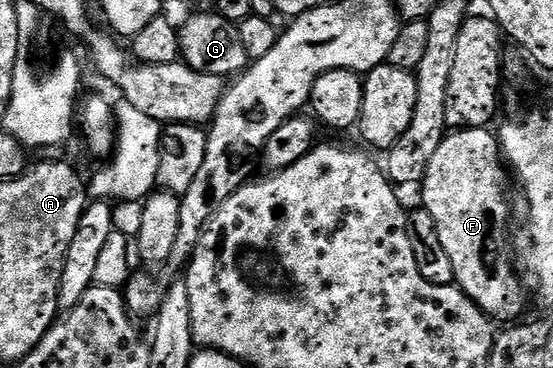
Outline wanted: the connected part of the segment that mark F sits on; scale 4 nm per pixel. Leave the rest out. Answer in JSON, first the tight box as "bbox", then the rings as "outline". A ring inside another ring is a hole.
{"bbox":[419,128,525,324],"outline":[[[470,128],[445,133],[419,187],[422,208],[430,212],[438,240],[450,256],[450,264],[454,264],[455,285],[489,319],[504,322],[500,324],[519,319],[516,317],[524,310],[525,294],[510,261],[508,182],[497,135],[488,128]]]}

